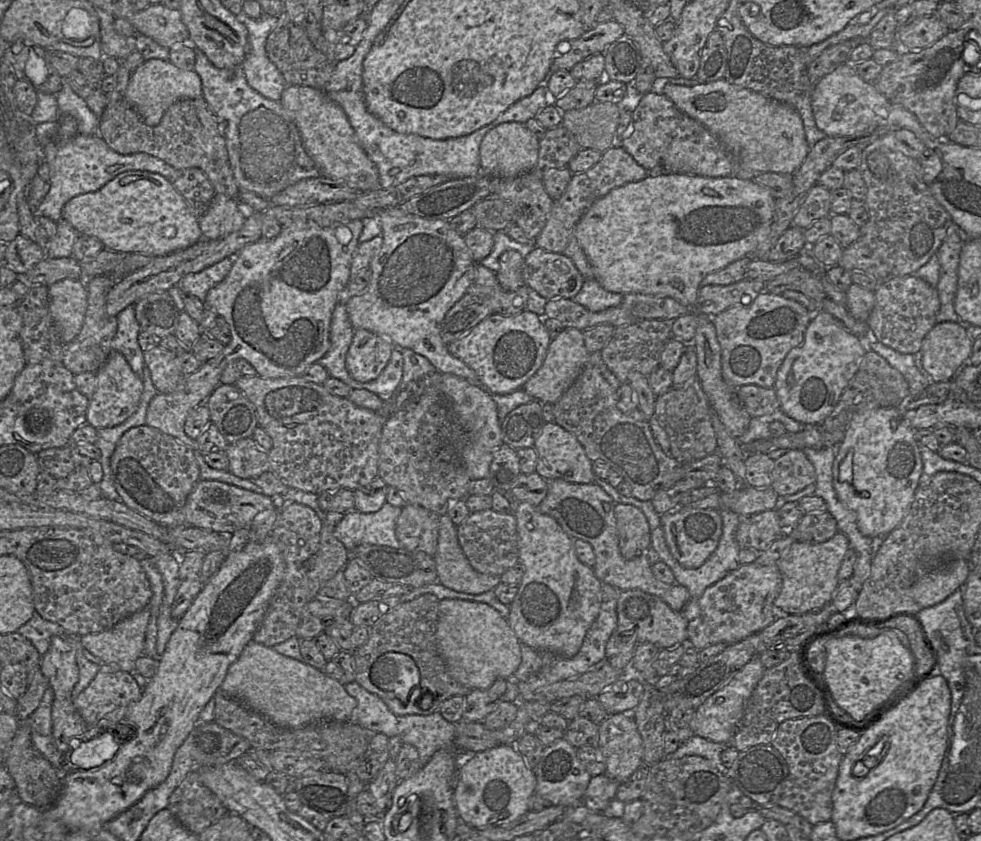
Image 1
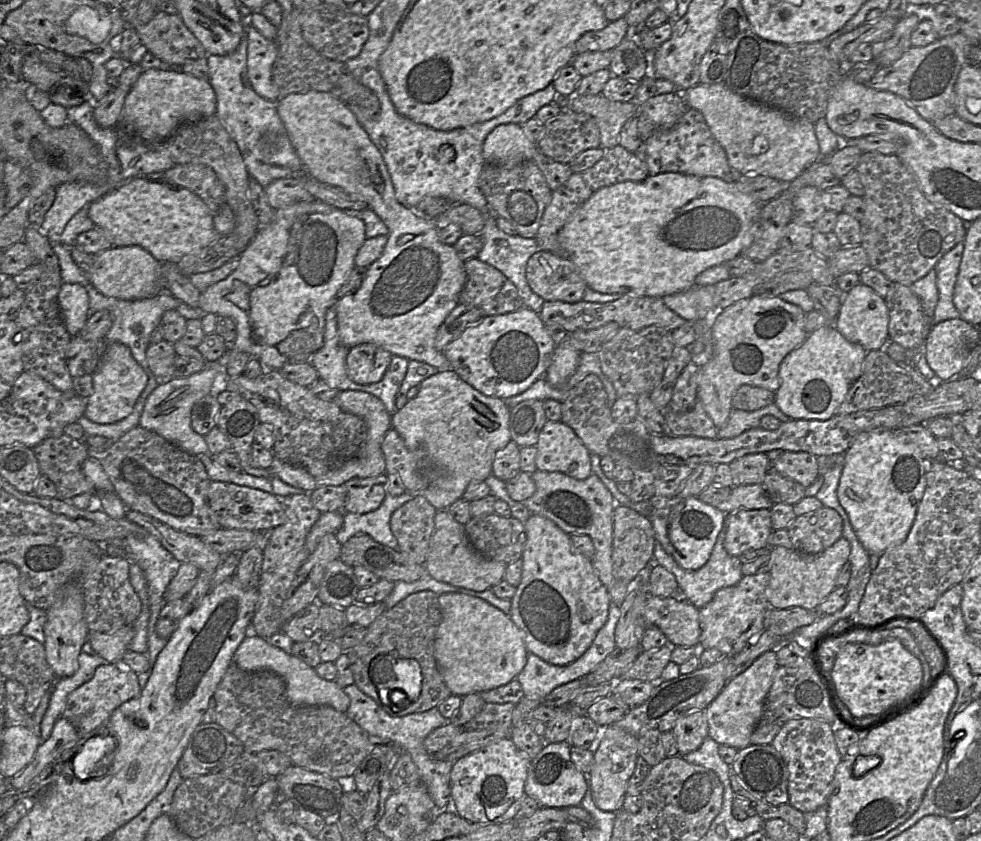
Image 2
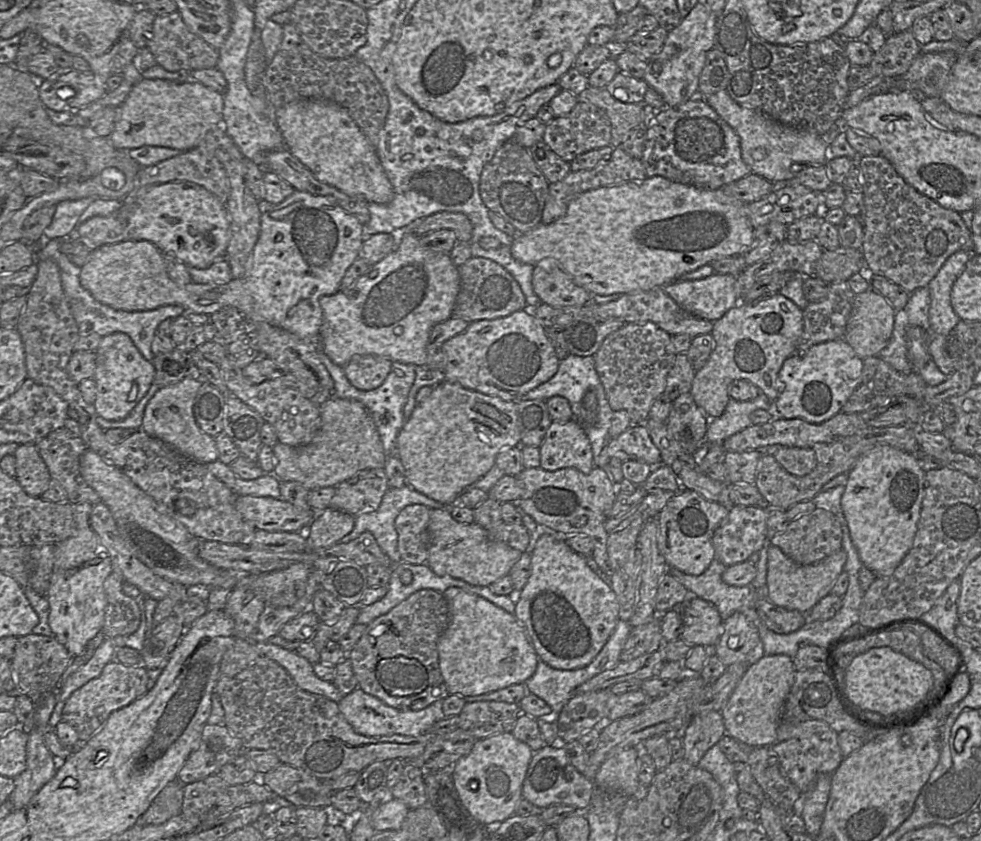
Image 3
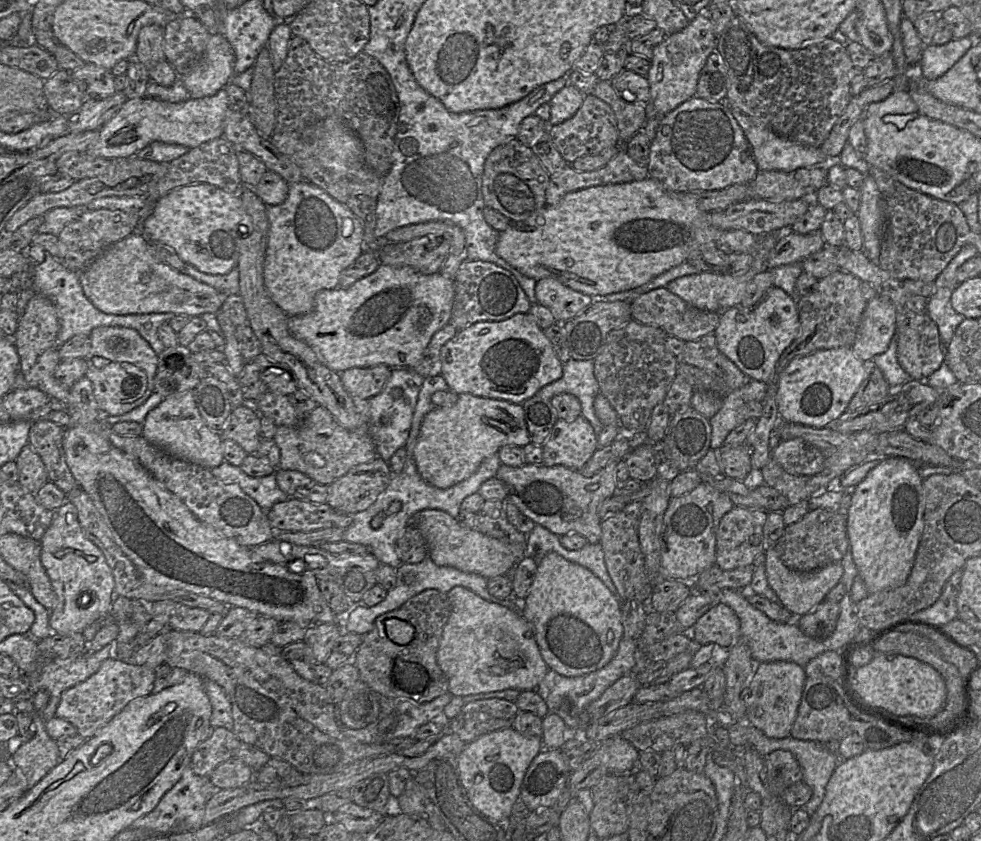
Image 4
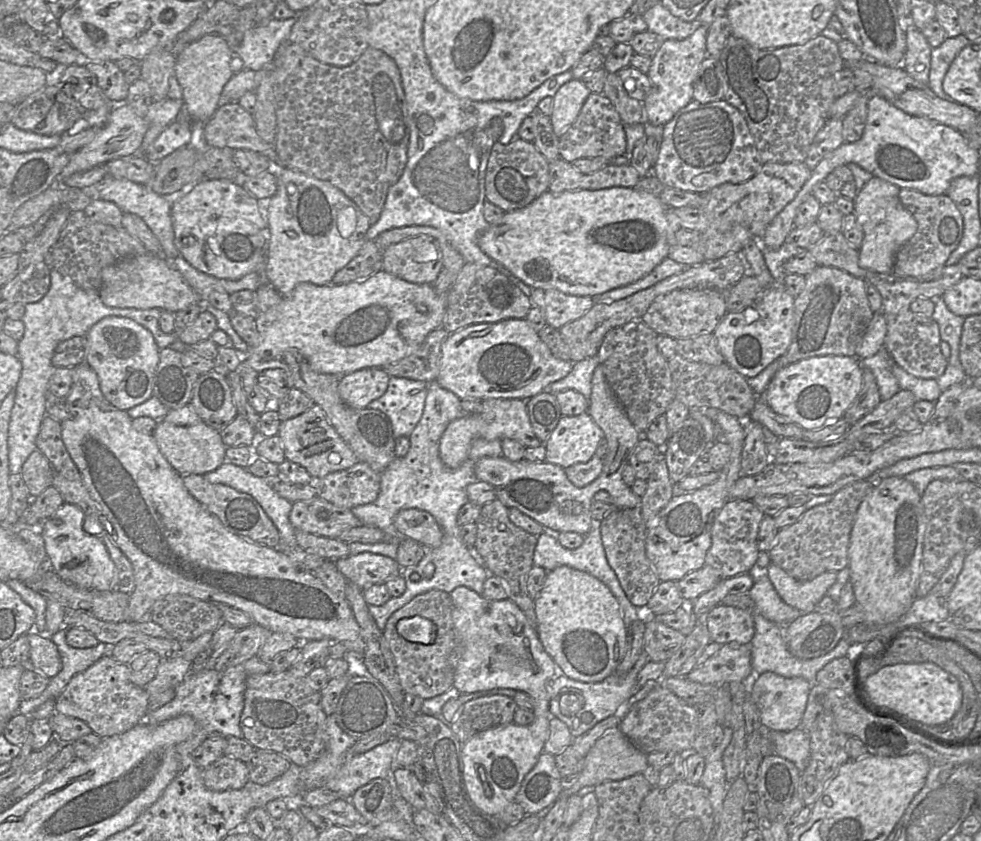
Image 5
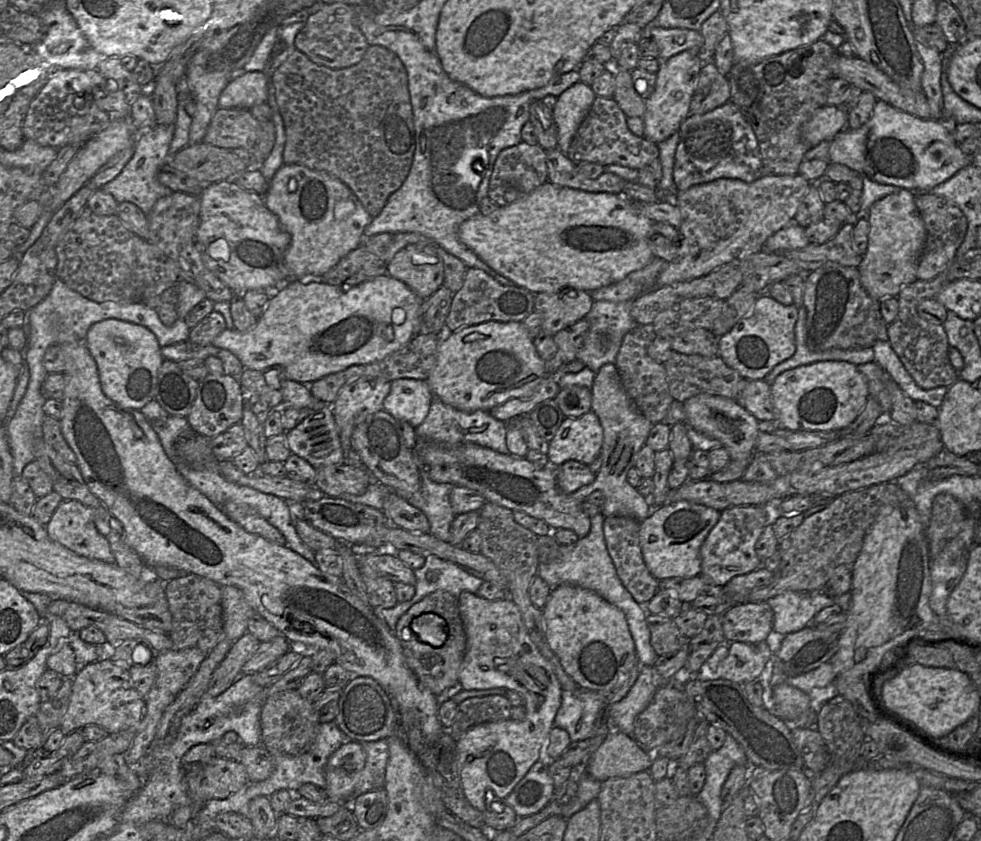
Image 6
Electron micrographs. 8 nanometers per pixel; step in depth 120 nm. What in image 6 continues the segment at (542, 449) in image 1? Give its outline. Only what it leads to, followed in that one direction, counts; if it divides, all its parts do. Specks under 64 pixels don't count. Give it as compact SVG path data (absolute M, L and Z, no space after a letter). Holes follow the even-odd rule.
M588 411L580 417L565 417L554 438L549 443L548 459L553 467L558 467L569 460L591 464L600 454L603 444L603 428L598 416Z

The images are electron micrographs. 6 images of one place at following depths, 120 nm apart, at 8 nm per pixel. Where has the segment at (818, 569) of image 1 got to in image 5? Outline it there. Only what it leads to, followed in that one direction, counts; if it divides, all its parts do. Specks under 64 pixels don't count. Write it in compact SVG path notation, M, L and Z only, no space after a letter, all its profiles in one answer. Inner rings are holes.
M772 562L767 567L767 576L781 599L788 605L809 613L836 582L837 572L824 572L812 580L798 580Z

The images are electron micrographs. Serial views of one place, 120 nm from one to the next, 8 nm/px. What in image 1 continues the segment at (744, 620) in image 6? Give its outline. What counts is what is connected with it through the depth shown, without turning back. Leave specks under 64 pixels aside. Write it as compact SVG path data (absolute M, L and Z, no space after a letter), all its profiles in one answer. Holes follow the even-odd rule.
M639 589L624 590L619 593L616 631L623 633L635 629L636 643L650 642L660 649L675 647L687 641L687 620L682 612L674 611L661 598Z

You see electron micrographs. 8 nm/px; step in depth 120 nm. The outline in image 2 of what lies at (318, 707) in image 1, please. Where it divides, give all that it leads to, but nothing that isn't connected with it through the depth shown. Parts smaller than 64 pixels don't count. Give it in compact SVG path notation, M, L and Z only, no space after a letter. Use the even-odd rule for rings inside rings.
M252 632L244 638L237 648L233 656L233 663L244 671L268 669L280 675L286 683L286 696L289 702L295 706L326 705L345 713L350 705L350 698L334 680L328 681L321 678L315 669L304 661L275 647L267 639Z

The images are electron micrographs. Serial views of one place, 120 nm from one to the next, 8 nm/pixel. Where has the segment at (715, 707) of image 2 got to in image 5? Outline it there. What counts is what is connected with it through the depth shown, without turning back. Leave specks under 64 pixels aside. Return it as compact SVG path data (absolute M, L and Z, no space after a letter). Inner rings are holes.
M764 672L755 681L750 698L760 711L761 724L773 731L789 732L799 727L803 718L812 682L801 678L786 678L773 672Z

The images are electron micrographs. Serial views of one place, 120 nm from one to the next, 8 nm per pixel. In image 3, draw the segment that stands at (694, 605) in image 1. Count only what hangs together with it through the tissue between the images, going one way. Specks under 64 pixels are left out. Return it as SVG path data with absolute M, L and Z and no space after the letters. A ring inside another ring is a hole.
M739 612L723 621L723 633L715 650L726 667L736 662L752 665L764 656L757 627Z

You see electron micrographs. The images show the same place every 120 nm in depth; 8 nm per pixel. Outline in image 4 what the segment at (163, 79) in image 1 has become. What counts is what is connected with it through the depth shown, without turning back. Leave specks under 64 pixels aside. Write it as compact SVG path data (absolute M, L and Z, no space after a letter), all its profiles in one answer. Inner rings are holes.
M224 89L213 96L190 98L179 103L149 97L128 99L99 129L98 140L88 146L85 154L106 159L130 158L155 141L179 144L189 149L195 148L202 143L222 137L228 108L229 100Z

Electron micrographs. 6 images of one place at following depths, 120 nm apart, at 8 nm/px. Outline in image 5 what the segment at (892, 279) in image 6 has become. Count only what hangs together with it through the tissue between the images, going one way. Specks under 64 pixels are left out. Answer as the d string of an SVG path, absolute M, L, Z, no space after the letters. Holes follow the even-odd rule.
M873 176L854 200L854 214L864 234L859 249L859 264L862 268L877 273L892 273L896 253L917 231L917 221L902 205L899 192L898 186Z

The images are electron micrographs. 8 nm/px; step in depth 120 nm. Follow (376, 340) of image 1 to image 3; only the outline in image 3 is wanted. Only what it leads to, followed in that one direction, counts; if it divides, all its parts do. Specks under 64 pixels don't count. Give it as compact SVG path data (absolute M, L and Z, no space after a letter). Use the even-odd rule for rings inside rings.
M356 355L344 367L350 384L363 391L380 387L390 373L392 361L375 355Z

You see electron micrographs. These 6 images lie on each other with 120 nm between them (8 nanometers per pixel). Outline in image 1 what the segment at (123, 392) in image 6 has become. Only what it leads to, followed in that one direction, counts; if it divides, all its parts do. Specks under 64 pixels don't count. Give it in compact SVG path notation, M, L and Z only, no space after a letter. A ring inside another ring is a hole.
M111 352L96 372L96 387L89 399L86 423L96 430L120 425L136 412L142 392L143 381L134 373L123 354Z

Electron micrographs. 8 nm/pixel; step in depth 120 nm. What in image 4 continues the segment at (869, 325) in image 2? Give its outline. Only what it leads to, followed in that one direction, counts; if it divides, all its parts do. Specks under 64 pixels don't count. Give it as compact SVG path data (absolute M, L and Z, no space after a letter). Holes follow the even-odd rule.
M876 295L867 302L852 345L853 353L862 361L884 353L896 332L896 311L893 303Z

